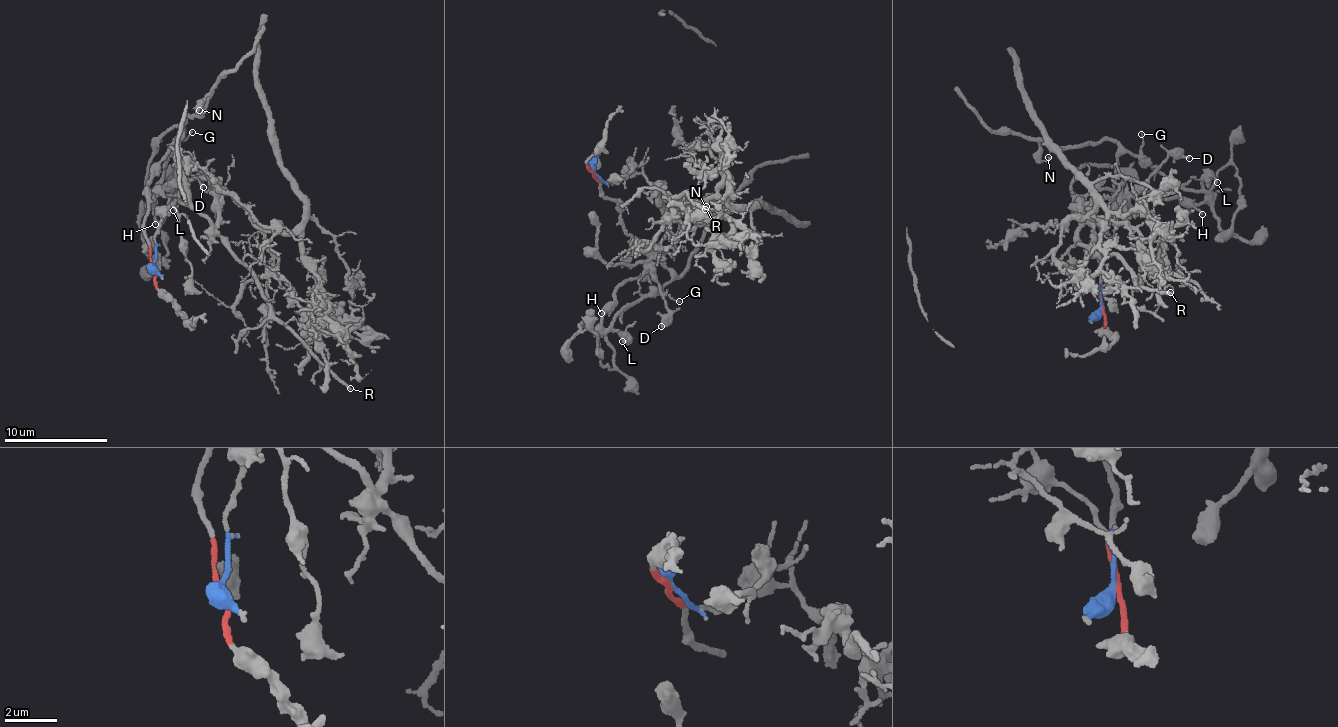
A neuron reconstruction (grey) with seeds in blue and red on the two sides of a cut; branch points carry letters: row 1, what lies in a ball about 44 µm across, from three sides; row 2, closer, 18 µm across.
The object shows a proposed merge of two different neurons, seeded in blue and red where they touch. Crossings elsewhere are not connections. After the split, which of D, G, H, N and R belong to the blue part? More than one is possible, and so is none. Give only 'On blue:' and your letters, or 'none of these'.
On blue: D, H, R

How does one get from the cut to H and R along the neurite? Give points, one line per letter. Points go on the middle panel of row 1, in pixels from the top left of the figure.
H: (594, 174), (606, 184), (643, 175), (679, 223), (672, 243), (646, 272), (616, 287), (615, 304), (602, 313)
R: (594, 174), (606, 184), (643, 175), (665, 184), (663, 194), (676, 200), (672, 196), (688, 195), (705, 210)

